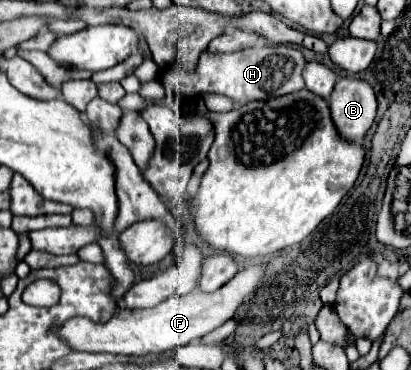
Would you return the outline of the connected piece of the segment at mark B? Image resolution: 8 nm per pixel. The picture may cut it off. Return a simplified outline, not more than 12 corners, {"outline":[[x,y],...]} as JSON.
{"outline":[[338,80],[328,106],[336,132],[360,142],[376,118],[364,80]]}

